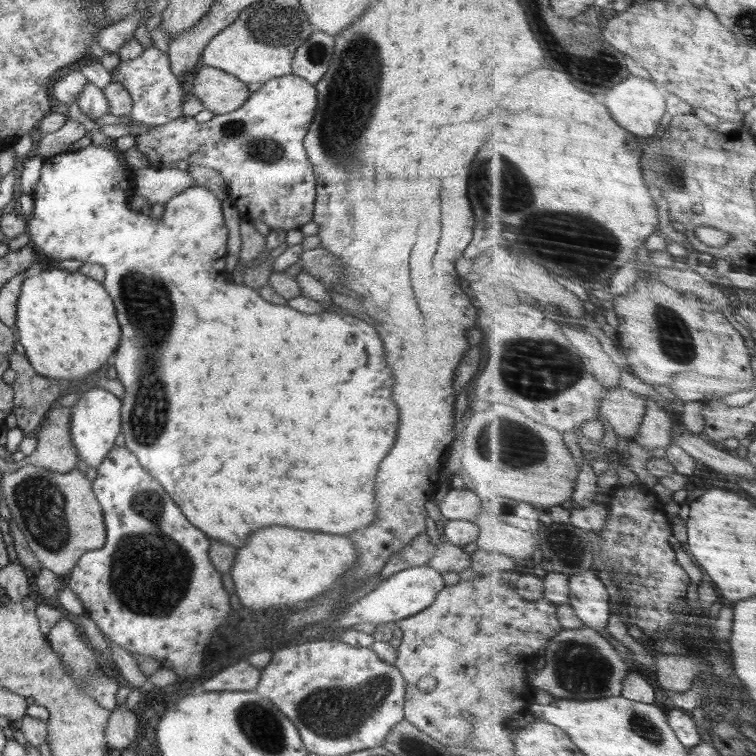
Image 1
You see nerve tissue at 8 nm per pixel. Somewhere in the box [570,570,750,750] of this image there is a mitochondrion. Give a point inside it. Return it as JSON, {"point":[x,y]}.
{"point":[639,723]}

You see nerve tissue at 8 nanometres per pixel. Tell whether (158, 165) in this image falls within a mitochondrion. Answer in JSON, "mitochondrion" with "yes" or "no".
{"mitochondrion":"no"}

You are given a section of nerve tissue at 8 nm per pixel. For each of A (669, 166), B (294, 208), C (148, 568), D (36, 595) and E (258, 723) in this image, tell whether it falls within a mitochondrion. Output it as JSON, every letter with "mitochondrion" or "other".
{"A":"mitochondrion","B":"other","C":"mitochondrion","D":"other","E":"mitochondrion"}

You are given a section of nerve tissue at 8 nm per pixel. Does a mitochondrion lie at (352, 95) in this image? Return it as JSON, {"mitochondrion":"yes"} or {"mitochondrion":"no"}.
{"mitochondrion":"yes"}

